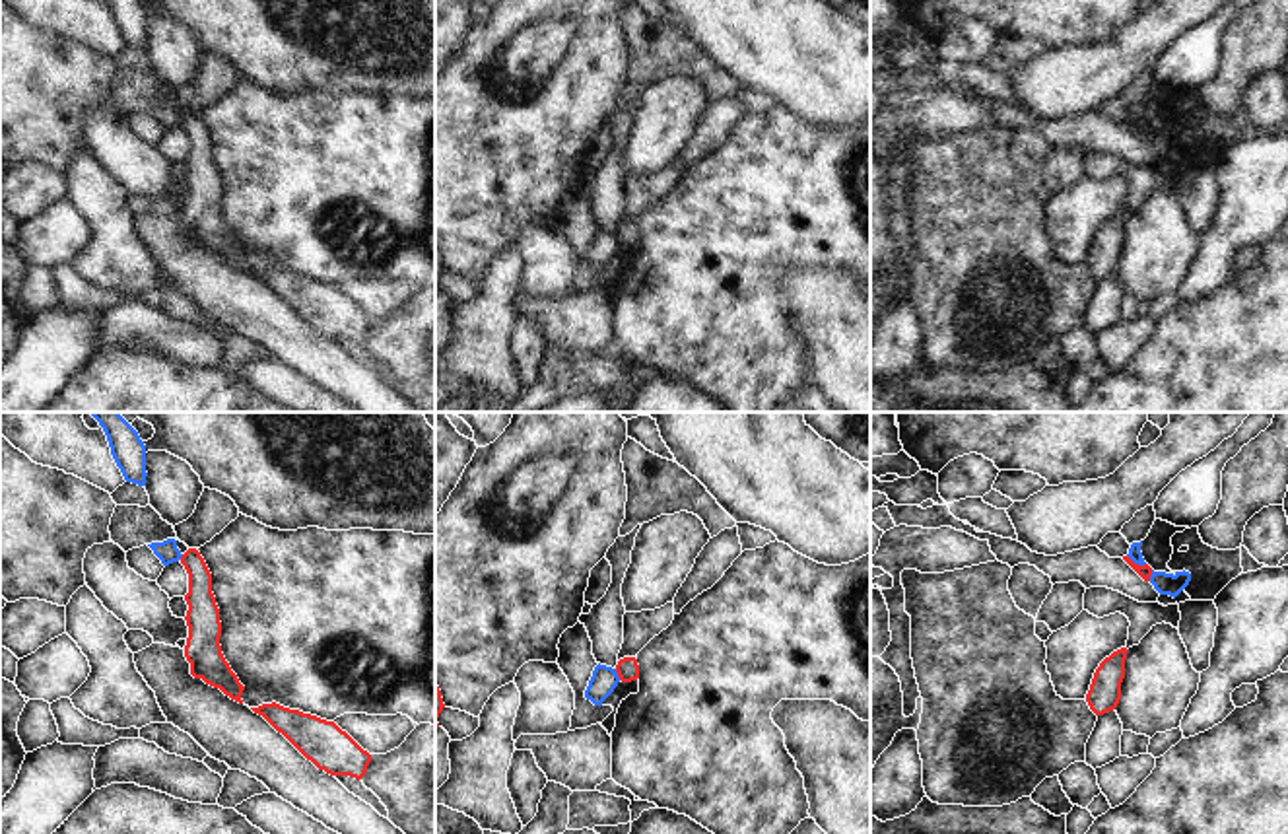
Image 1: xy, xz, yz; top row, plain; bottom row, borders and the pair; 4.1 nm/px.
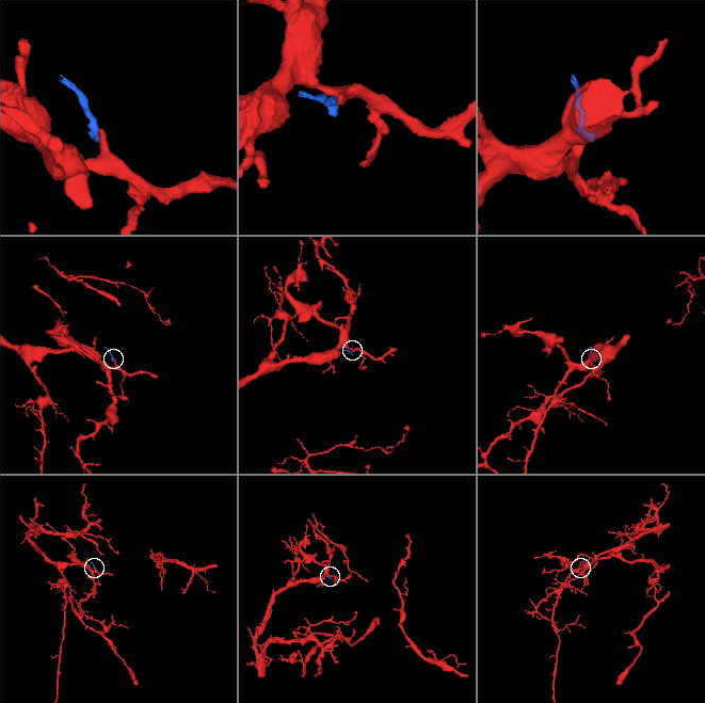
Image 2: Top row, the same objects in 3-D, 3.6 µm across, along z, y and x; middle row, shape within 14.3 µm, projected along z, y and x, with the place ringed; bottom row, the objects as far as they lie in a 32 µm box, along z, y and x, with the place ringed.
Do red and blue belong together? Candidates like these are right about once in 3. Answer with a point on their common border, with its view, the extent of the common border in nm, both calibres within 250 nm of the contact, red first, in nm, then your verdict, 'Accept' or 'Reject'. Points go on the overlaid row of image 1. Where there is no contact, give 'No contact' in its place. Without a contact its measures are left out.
Touches red at yz (1137, 564). Shared border 90 nm. Thickness 60 nm (red) against 60 nm. Reject.

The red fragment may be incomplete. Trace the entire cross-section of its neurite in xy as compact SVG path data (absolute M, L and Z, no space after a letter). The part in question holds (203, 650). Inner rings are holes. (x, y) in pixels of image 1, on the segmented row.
M188 548L181 556L181 564L188 573L188 593L185 595L188 605L185 616L188 638L185 657L190 663L190 675L243 704L241 694L245 686L231 671L220 645L221 622L220 608L212 593L212 573L196 548Z

